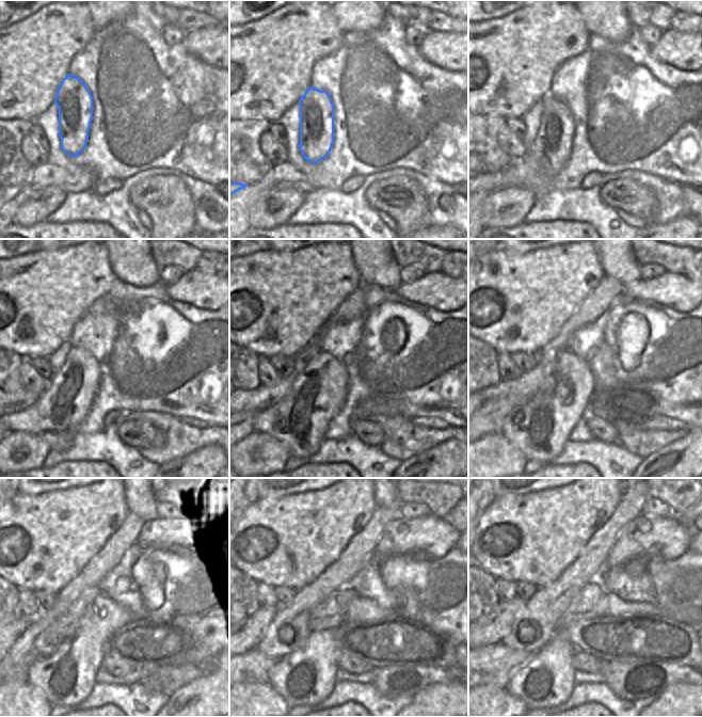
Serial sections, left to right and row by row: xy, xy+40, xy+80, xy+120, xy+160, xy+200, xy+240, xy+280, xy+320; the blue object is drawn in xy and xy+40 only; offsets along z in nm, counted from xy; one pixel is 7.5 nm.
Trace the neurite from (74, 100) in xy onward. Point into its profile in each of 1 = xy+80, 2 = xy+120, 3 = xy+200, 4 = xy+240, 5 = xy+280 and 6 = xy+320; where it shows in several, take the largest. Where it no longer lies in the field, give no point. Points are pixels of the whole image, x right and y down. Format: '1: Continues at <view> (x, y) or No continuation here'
1: Continues at xy+80 (551, 149)
2: Continues at xy+120 (57, 416)
3: Continues at xy+200 (541, 428)
4: Continues at xy+240 (66, 676)
5: Continues at xy+280 (307, 676)
6: Continues at xy+320 (546, 680)

